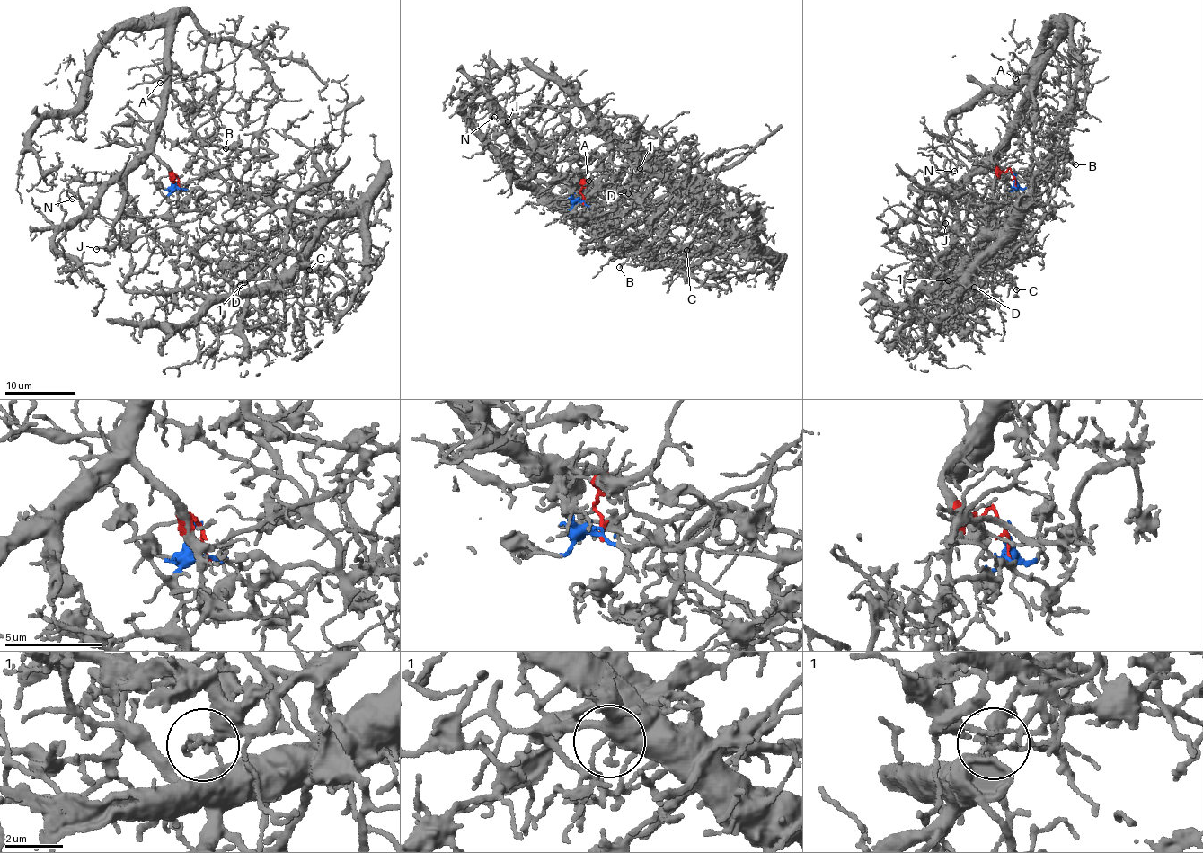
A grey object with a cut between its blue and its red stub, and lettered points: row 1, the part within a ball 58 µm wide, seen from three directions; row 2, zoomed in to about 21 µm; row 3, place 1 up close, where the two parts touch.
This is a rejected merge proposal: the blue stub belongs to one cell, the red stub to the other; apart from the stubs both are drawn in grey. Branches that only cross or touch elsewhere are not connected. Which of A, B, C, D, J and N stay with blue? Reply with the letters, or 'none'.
B, C, D

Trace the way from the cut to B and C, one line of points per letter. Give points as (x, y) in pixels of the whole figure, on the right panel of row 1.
B: (1013, 174), (1017, 190), (993, 199), (1029, 205), (1050, 180), (1056, 160), (1065, 159), (1075, 164)
C: (1013, 174), (1011, 194), (986, 203), (968, 193), (954, 209), (976, 246), (1003, 251), (1015, 289)

